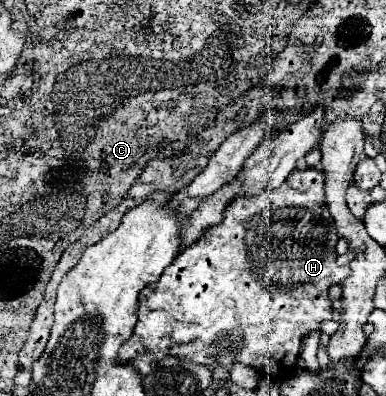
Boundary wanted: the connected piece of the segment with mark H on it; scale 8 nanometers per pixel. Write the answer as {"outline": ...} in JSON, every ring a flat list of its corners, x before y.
{"outline":[[294,169,286,183,278,189,262,189,260,193,252,195,252,197,236,197,232,203,226,205,224,209,224,221,220,221,218,225,208,227,202,237,192,243,190,247,186,247,184,251,178,253,178,257,174,259,174,263,170,263,170,267,166,267,166,271,160,275,160,279,156,283,150,283,142,295,140,295,140,311,138,311,138,323,134,327,132,337,122,345,122,349,118,351,118,359,122,359,124,363,138,357,138,353,146,353,152,351,156,355,156,359,160,359,160,353,172,353,176,357,188,357,194,359,200,365,212,367,214,359,218,359,222,365,230,367,234,361,242,361,250,367,254,367,260,375,272,377,272,379,284,379,286,375,290,375,296,365,298,359,298,349,302,339,310,333,320,329,320,323,326,319,332,319,332,303,328,299,328,287,334,283,340,283,342,277,346,277,344,269,336,265,336,241,338,241,338,233,334,227,334,219,328,213,328,205,324,199,324,175,322,171,314,171,314,169,304,169,298,171]]}

